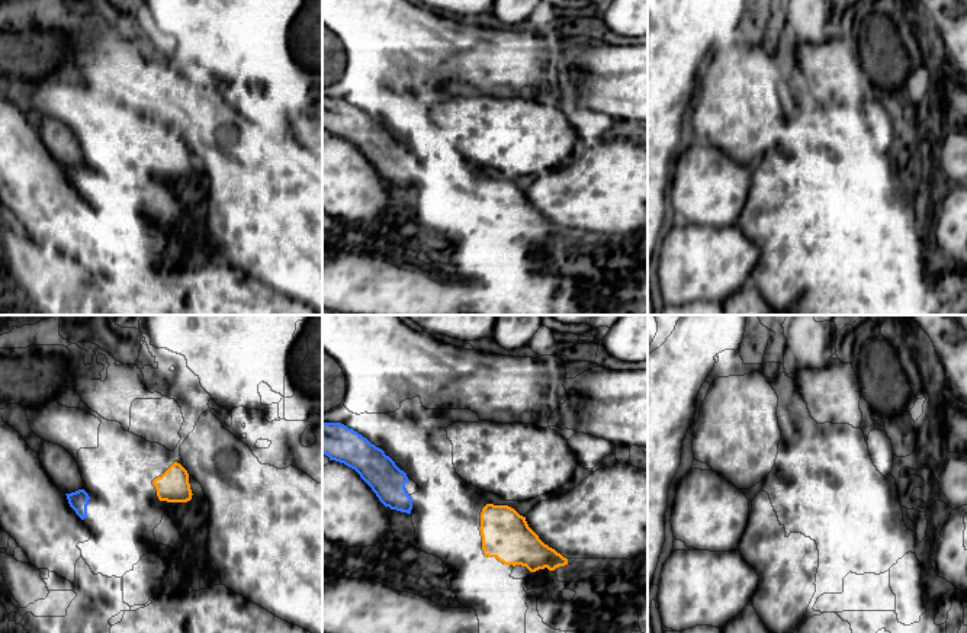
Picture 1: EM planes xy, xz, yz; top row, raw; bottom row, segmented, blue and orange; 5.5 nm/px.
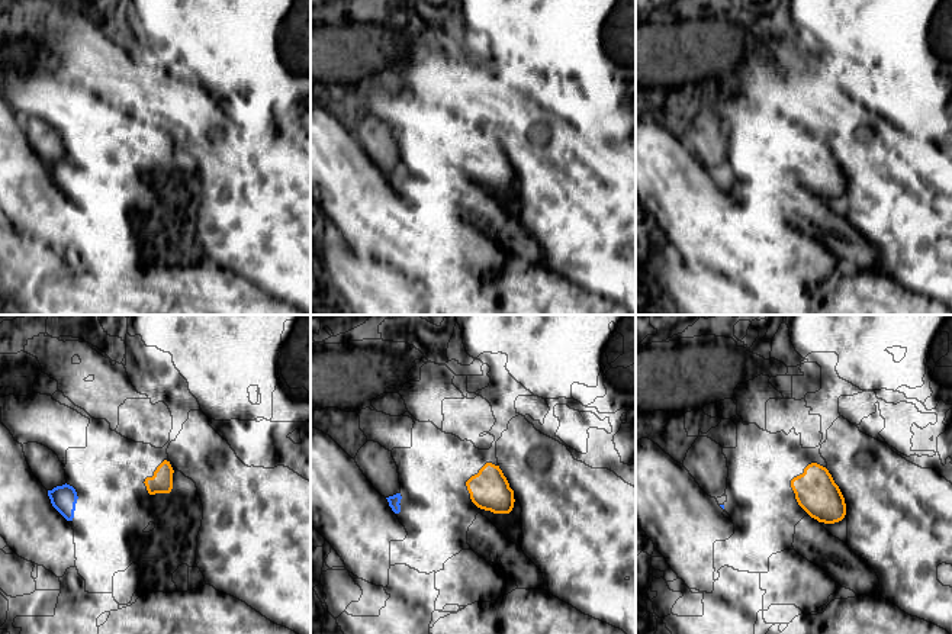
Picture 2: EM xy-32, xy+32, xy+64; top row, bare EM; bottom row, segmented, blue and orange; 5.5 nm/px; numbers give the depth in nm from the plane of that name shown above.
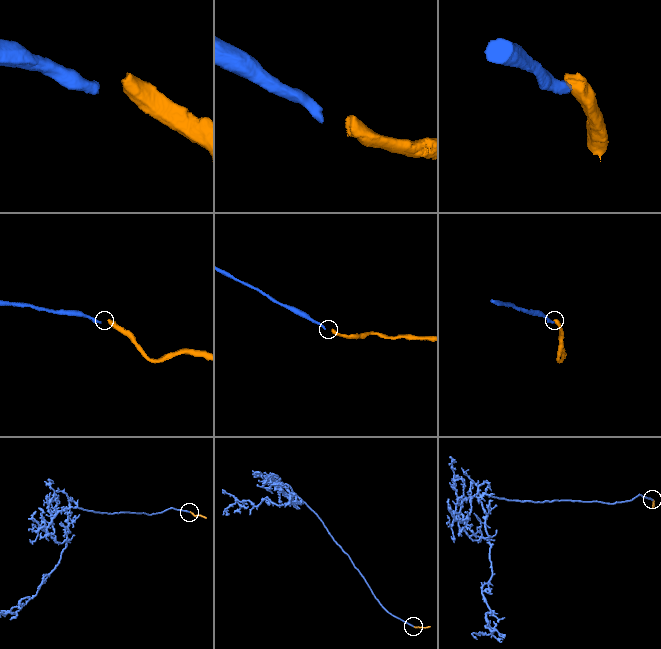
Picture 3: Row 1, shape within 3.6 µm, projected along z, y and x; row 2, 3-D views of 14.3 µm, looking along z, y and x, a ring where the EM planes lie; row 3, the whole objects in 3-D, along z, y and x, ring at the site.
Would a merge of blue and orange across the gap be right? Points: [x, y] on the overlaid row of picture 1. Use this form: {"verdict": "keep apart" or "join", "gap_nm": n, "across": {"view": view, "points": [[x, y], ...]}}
{"verdict": "keep apart", "gap_nm": 360, "across": {"view": "xy", "points": [[89, 497], [153, 484]]}}

